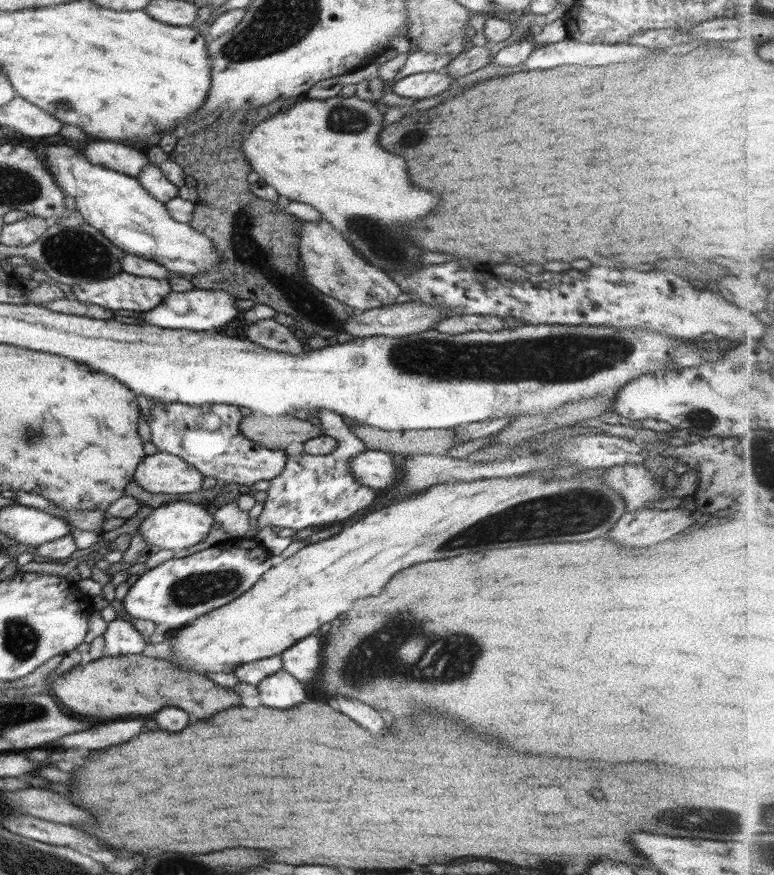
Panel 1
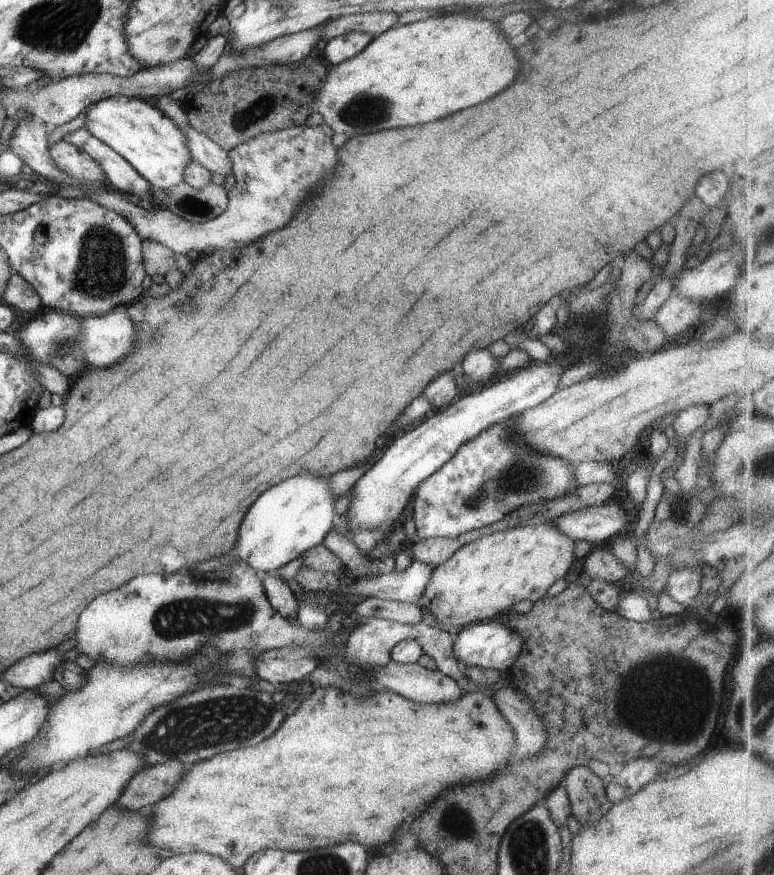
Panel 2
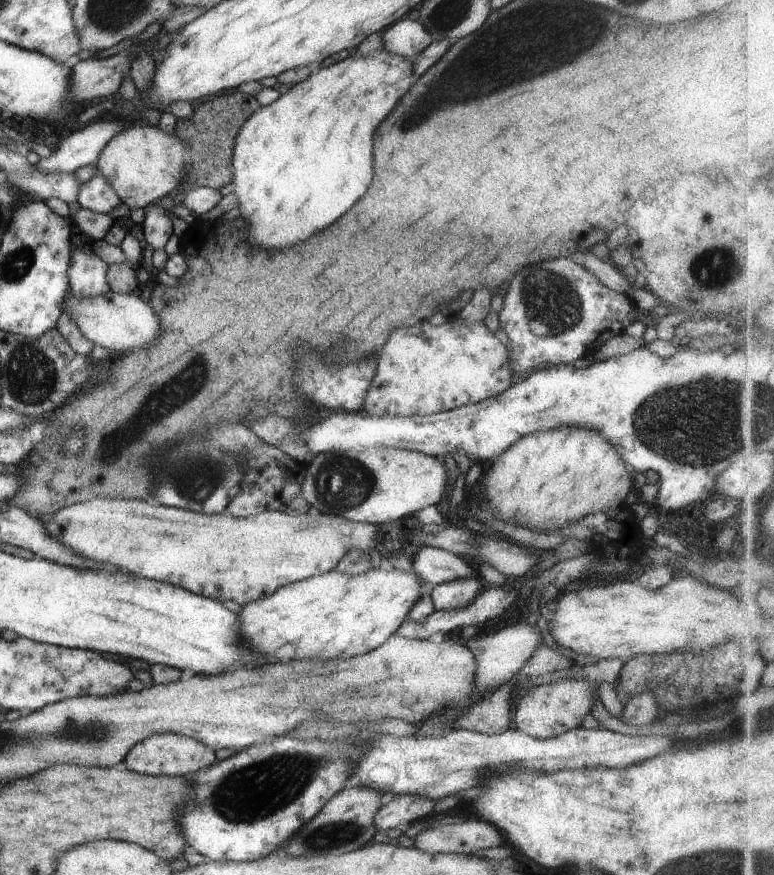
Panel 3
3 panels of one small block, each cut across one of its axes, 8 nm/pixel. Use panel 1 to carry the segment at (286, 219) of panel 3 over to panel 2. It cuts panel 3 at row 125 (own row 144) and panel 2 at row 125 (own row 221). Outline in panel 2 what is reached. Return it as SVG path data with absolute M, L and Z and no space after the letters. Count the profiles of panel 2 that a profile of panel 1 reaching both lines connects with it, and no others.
M446 14L389 28L356 56L327 70L324 82L314 91L313 112L318 112L334 132L356 136L386 128L410 128L476 106L508 88L518 74L518 58L498 24L500 20Z

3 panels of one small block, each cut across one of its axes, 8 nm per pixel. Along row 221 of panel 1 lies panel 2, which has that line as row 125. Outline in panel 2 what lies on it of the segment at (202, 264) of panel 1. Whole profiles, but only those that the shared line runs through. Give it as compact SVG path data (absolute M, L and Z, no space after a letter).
M112 96L92 103L86 112L85 128L121 154L154 188L165 191L184 182L184 166L192 162L184 130L147 99Z

